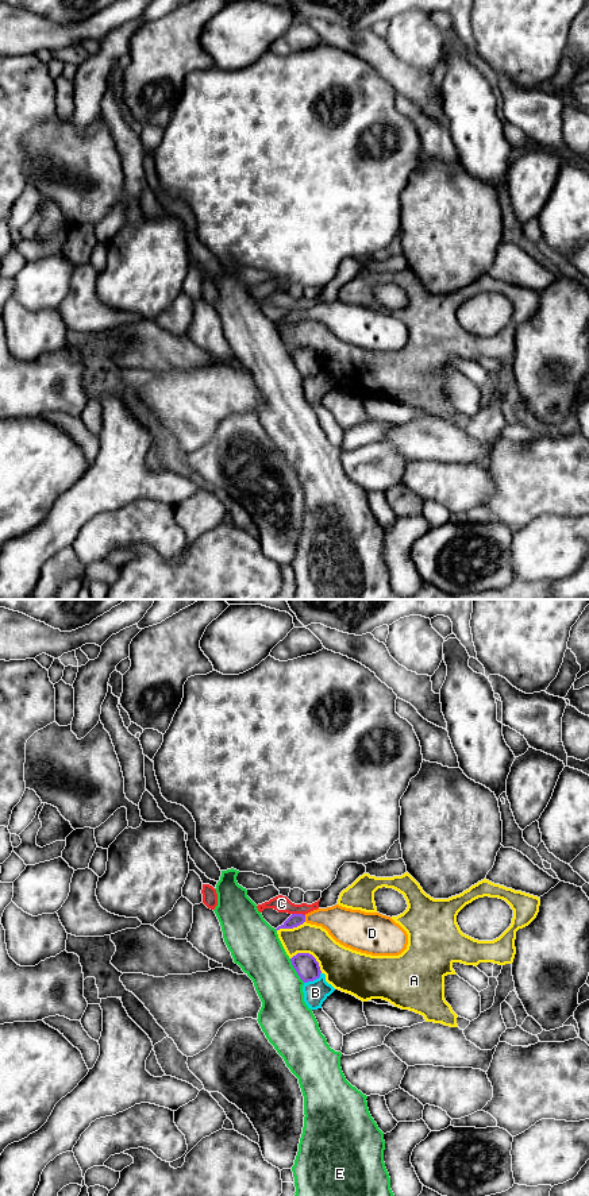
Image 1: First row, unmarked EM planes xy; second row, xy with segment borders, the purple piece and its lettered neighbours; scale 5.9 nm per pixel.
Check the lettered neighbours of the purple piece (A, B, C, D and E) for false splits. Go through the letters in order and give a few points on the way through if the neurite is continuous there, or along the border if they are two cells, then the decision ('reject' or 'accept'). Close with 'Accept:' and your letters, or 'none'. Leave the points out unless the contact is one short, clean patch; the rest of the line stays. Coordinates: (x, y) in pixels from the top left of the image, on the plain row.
A: reject
B: reject
C: reject
D: way xy (295, 315), (304, 313), (333, 313), (345, 320); accept
E: reject
Accept: D

